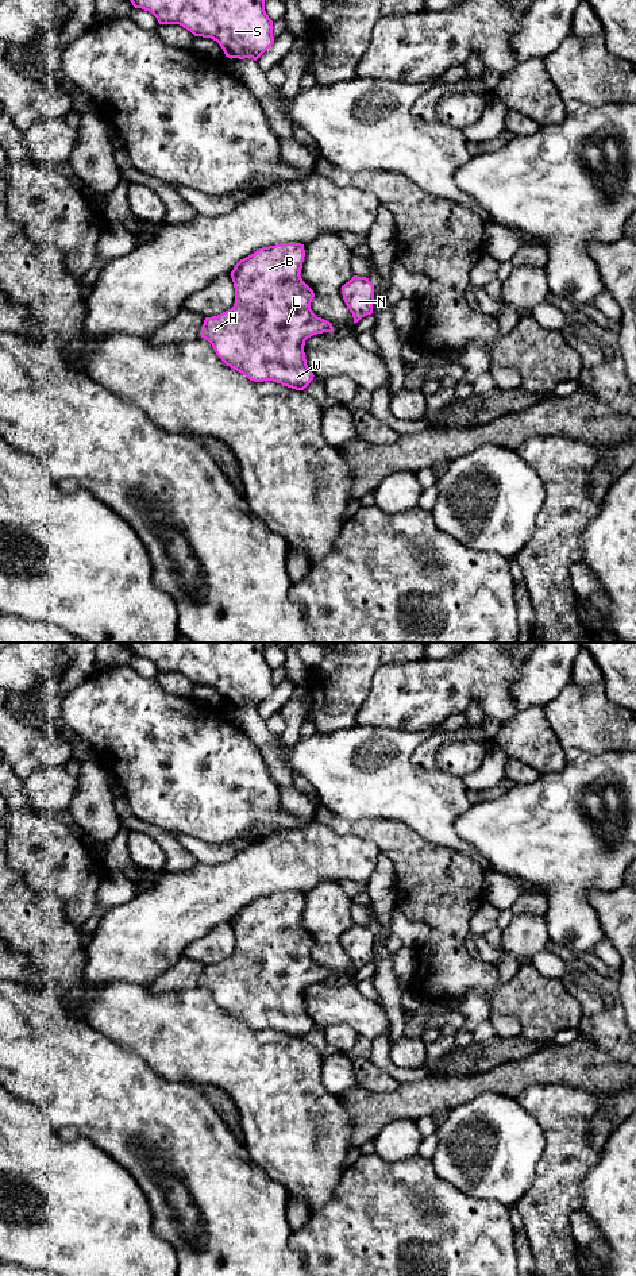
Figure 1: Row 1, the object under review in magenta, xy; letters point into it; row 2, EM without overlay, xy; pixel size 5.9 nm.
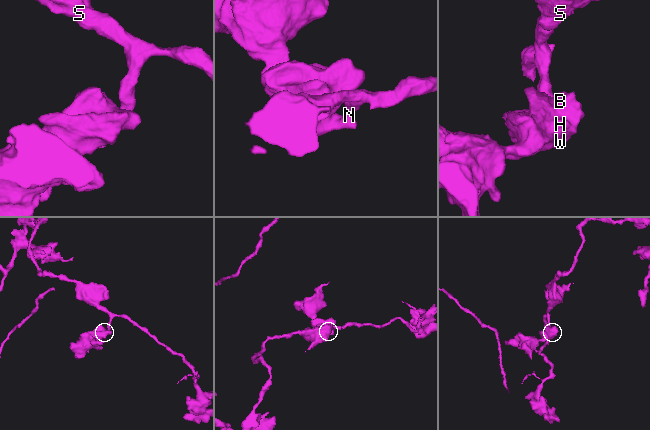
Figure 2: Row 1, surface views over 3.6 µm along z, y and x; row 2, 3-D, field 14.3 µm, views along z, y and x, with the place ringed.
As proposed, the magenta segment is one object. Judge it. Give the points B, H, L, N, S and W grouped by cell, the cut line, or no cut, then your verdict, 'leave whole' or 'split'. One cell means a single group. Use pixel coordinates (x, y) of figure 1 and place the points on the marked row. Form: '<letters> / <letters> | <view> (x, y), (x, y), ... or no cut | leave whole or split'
B H L N S W | no cut | leave whole

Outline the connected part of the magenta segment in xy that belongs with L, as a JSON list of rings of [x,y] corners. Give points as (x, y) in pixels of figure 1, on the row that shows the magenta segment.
[[[280,243],[240,259],[230,274],[235,288],[234,307],[204,320],[201,338],[212,344],[227,366],[250,381],[273,381],[304,390],[315,377],[307,365],[305,340],[317,334],[334,332],[334,327],[311,309],[315,293],[300,275],[304,257],[304,244]]]

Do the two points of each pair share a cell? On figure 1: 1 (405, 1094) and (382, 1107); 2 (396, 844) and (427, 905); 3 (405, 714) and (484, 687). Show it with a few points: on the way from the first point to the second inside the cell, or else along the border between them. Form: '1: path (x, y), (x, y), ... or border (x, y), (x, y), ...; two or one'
1: path (400, 1099), (394, 1105), (388, 1106); one
2: path (411, 859), (427, 875), (427, 890); one
3: path (424, 696), (453, 693), (465, 687); one

